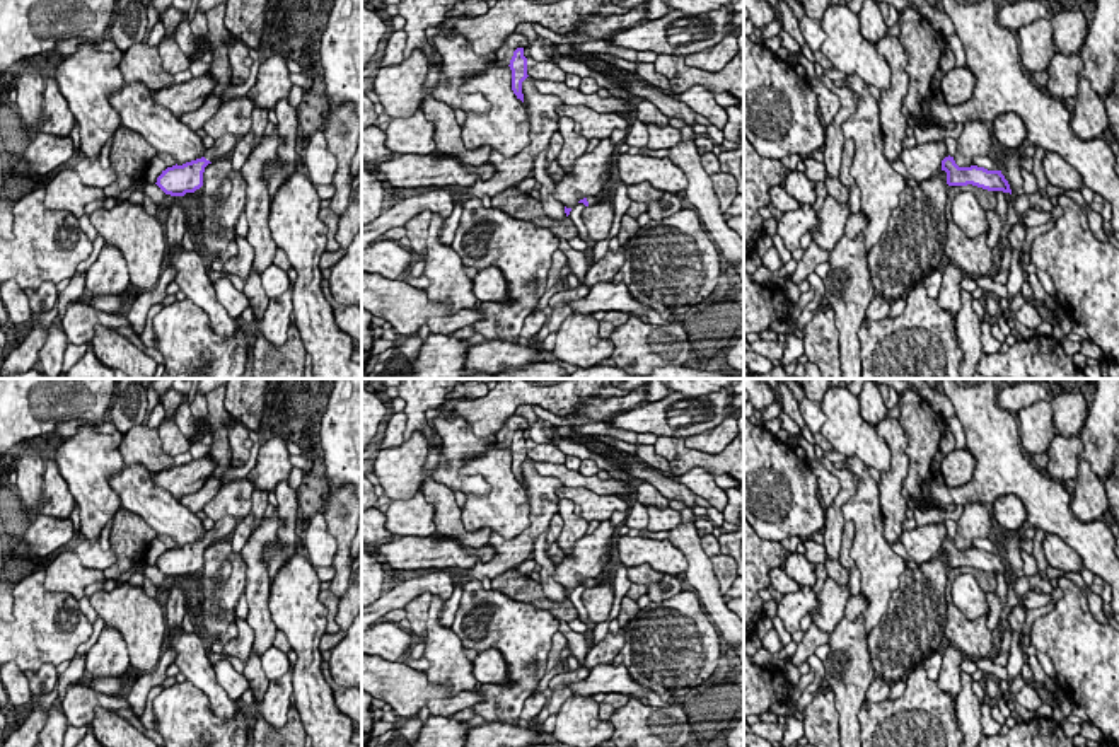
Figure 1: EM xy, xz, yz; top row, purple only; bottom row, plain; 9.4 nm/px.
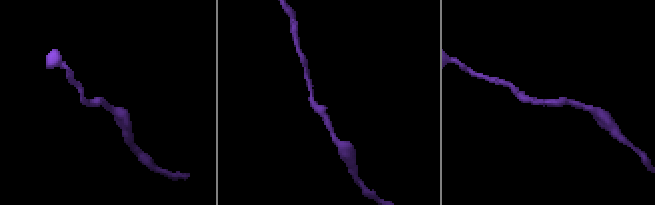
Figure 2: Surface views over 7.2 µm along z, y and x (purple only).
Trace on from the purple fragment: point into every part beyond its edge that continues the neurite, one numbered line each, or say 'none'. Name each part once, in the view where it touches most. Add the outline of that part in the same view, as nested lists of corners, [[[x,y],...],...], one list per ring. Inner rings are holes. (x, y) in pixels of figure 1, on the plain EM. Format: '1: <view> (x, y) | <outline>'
1: xy (226, 526) | [[[223,517],[215,522],[213,529],[205,534],[205,541],[213,544],[217,541],[225,539],[229,534],[232,534],[237,527],[239,520],[235,517]]]

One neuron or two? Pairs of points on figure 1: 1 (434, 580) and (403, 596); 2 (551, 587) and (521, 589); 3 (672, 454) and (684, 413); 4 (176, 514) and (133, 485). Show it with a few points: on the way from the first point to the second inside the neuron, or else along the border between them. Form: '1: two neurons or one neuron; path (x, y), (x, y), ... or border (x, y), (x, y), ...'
1: one neuron; path (427, 582), (410, 589)
2: two neurons; border (539, 584), (548, 597), (555, 601), (567, 599)
3: two neurons; border (657, 435), (683, 439)
4: one neuron; path (166, 514), (144, 495)

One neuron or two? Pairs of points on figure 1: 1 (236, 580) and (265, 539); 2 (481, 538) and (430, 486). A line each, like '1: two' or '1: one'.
1: two
2: one

